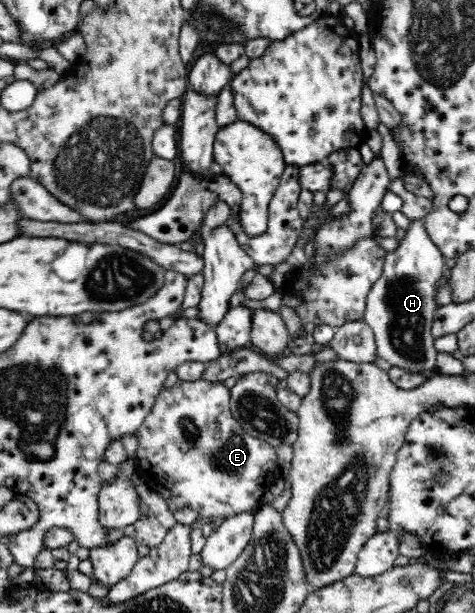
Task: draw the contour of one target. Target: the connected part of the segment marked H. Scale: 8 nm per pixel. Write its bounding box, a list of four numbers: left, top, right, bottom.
[363,219,446,377]

